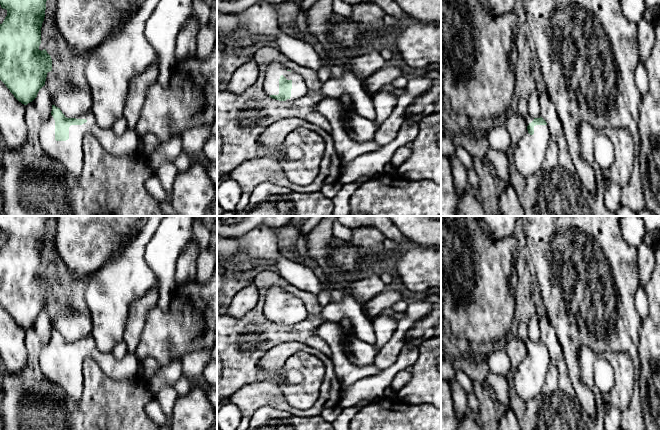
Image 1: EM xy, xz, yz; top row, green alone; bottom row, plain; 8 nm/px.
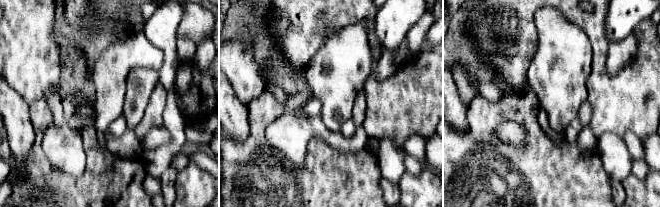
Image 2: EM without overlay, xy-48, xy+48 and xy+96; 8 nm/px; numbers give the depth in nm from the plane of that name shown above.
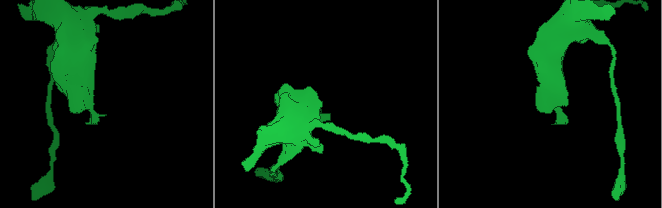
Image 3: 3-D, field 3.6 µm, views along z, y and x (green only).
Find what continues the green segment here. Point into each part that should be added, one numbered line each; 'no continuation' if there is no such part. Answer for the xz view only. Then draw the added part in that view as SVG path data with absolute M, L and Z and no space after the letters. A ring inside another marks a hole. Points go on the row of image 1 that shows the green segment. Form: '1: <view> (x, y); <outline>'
1: xz (299, 89); M275 61L269 65L264 78L264 91L266 95L279 94L279 79L283 75L292 81L291 97L286 101L292 101L305 96L308 88L302 76L294 71L289 71L282 63Z

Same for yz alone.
1: yz (528, 155); M547 125L534 126L533 135L526 131L517 146L512 149L514 165L521 175L530 178L541 169L548 143Z

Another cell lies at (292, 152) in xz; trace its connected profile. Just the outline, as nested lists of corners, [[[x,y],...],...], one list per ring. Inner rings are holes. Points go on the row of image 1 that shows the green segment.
[[[287,146],[283,148],[282,151],[282,159],[288,159],[288,160],[299,160],[303,157],[303,152],[300,148],[296,146]]]

